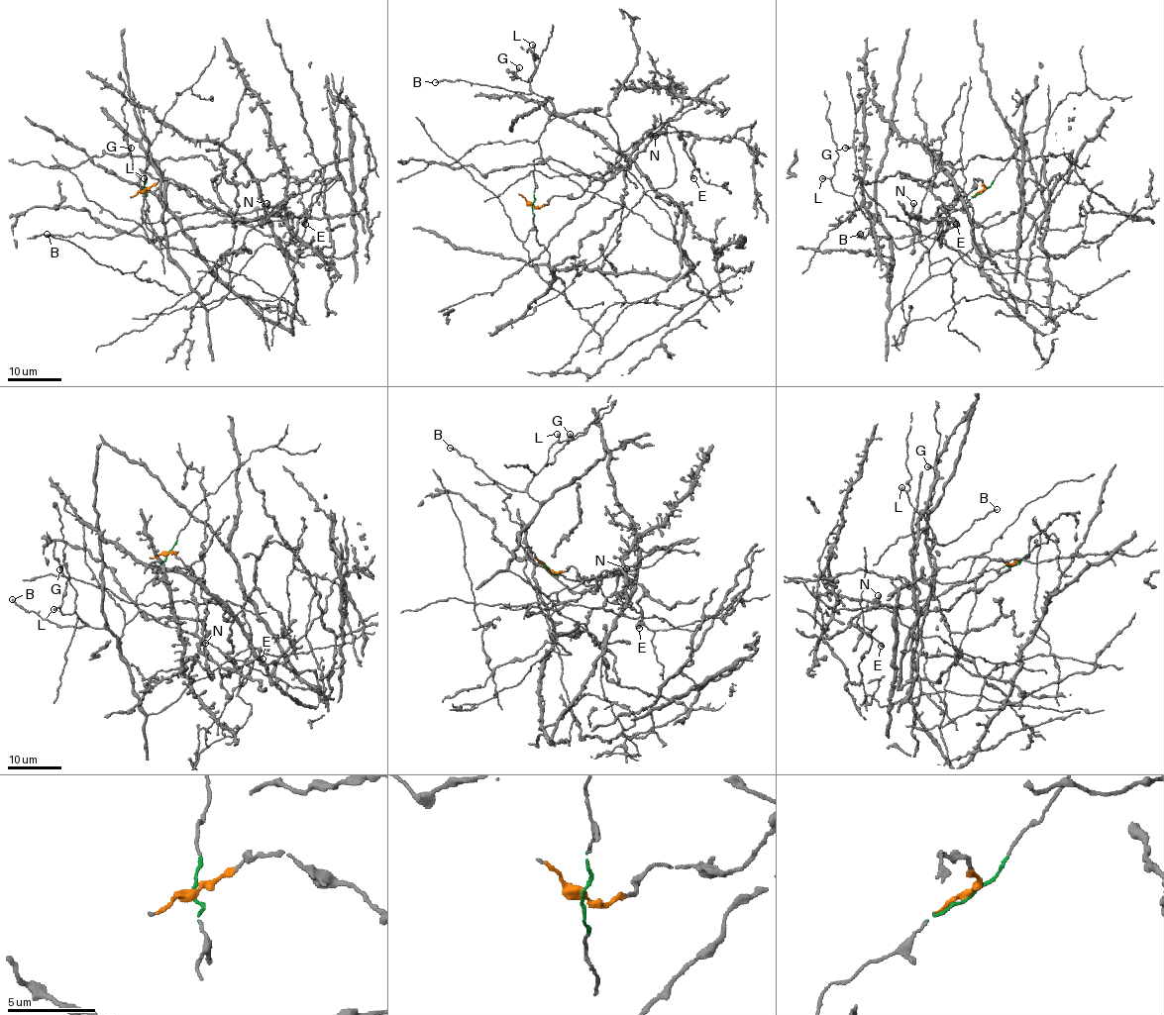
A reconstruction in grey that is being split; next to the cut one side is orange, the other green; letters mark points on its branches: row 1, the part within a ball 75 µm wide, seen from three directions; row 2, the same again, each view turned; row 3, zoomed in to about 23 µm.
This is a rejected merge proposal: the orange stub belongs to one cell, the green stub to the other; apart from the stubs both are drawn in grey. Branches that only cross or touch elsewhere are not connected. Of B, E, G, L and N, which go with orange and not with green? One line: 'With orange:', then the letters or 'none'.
With orange: E, N

